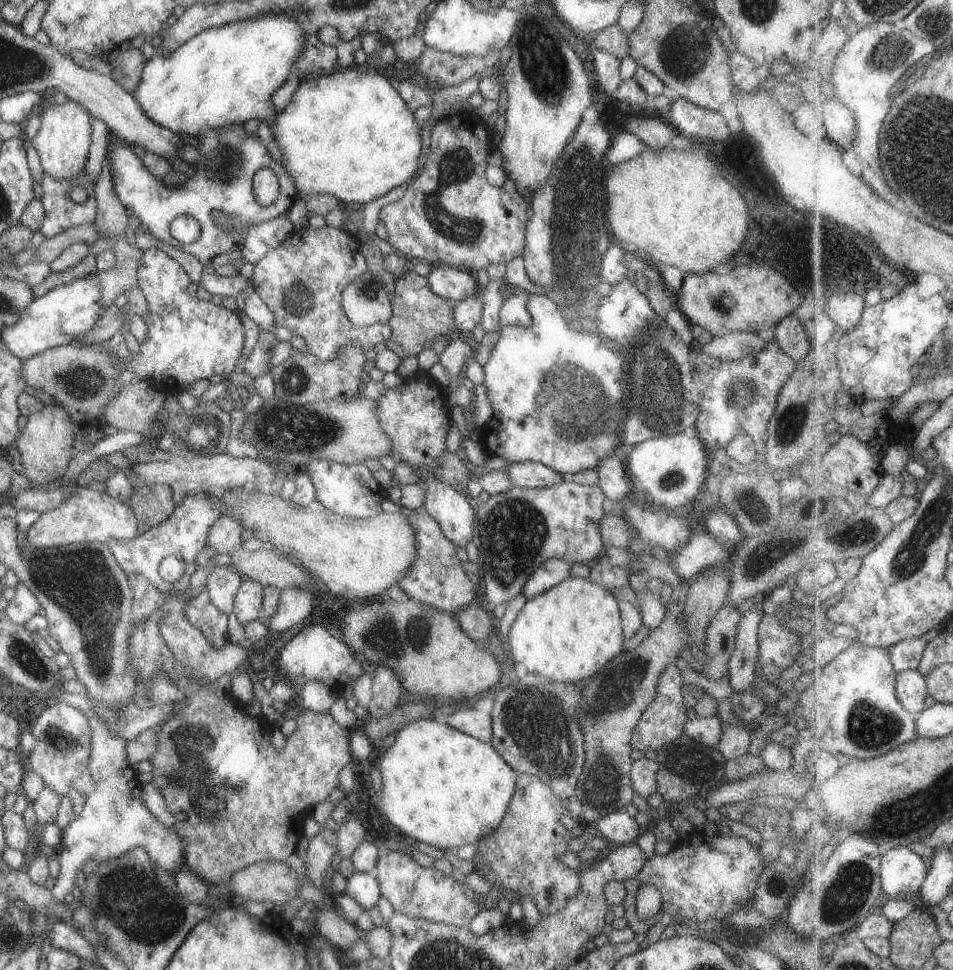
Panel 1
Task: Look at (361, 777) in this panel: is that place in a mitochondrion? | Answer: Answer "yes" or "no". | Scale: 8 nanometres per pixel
no

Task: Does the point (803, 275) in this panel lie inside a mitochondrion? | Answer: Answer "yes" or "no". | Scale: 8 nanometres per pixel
no

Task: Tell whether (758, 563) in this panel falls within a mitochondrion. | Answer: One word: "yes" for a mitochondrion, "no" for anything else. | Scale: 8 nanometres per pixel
no

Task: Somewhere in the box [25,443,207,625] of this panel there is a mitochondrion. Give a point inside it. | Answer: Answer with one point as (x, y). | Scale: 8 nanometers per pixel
(72, 526)

